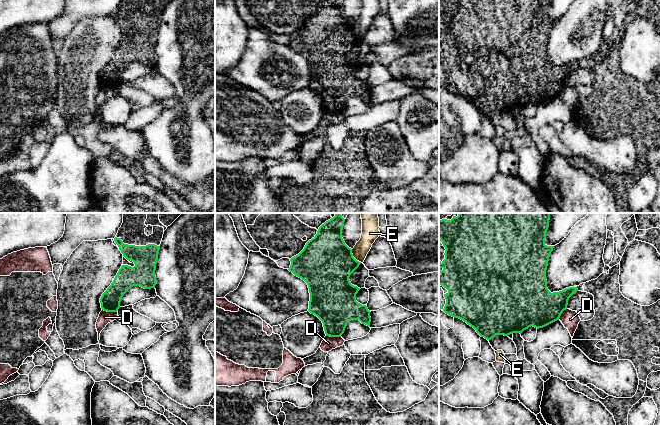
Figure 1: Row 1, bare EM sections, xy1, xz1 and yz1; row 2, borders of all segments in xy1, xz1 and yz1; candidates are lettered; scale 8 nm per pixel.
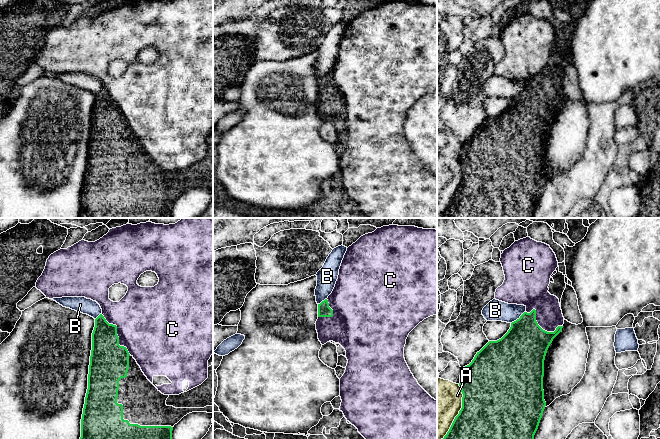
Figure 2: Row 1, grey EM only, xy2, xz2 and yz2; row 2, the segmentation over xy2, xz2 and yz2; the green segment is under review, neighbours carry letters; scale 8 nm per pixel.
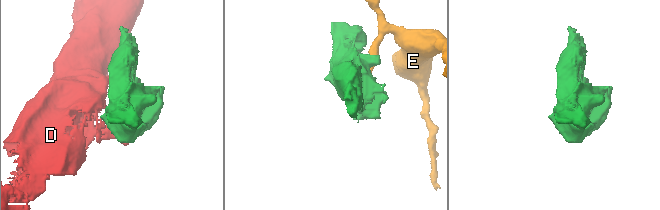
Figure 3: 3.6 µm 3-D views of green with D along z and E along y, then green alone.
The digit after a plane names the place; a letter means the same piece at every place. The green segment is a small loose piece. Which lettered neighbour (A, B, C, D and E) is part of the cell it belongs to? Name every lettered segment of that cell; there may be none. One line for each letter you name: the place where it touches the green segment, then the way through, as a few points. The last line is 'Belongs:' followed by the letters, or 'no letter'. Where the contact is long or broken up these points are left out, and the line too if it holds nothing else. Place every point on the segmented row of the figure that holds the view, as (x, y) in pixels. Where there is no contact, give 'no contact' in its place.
C: yz2 (537, 324)
Belongs: C

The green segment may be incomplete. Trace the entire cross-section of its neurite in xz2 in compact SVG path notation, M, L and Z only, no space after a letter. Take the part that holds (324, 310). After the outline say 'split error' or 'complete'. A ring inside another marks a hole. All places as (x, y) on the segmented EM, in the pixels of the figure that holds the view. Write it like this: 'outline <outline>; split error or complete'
outline M389 225L361 236L347 248L342 260L338 279L332 293L318 304L316 330L322 345L329 341L339 343L346 351L348 360L345 373L340 378L340 411L365 439L437 439L437 400L432 398L417 382L405 358L404 347L409 333L424 319L437 315L437 230L415 226Z; split error

